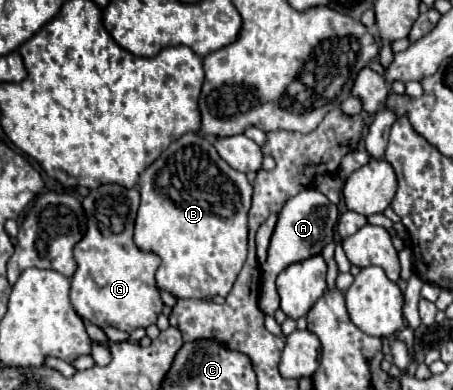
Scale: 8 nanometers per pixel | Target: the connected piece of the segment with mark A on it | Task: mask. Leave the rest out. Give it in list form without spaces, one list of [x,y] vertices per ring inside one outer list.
[[[308,188],[298,192],[294,198],[286,202],[286,206],[280,212],[276,230],[272,234],[268,260],[261,265],[261,286],[260,286],[260,310],[268,316],[274,316],[274,312],[280,308],[280,298],[277,293],[276,276],[290,264],[300,262],[304,258],[310,258],[314,254],[320,254],[322,248],[334,238],[334,224],[338,222],[338,208],[332,204],[322,192],[316,188]]]

